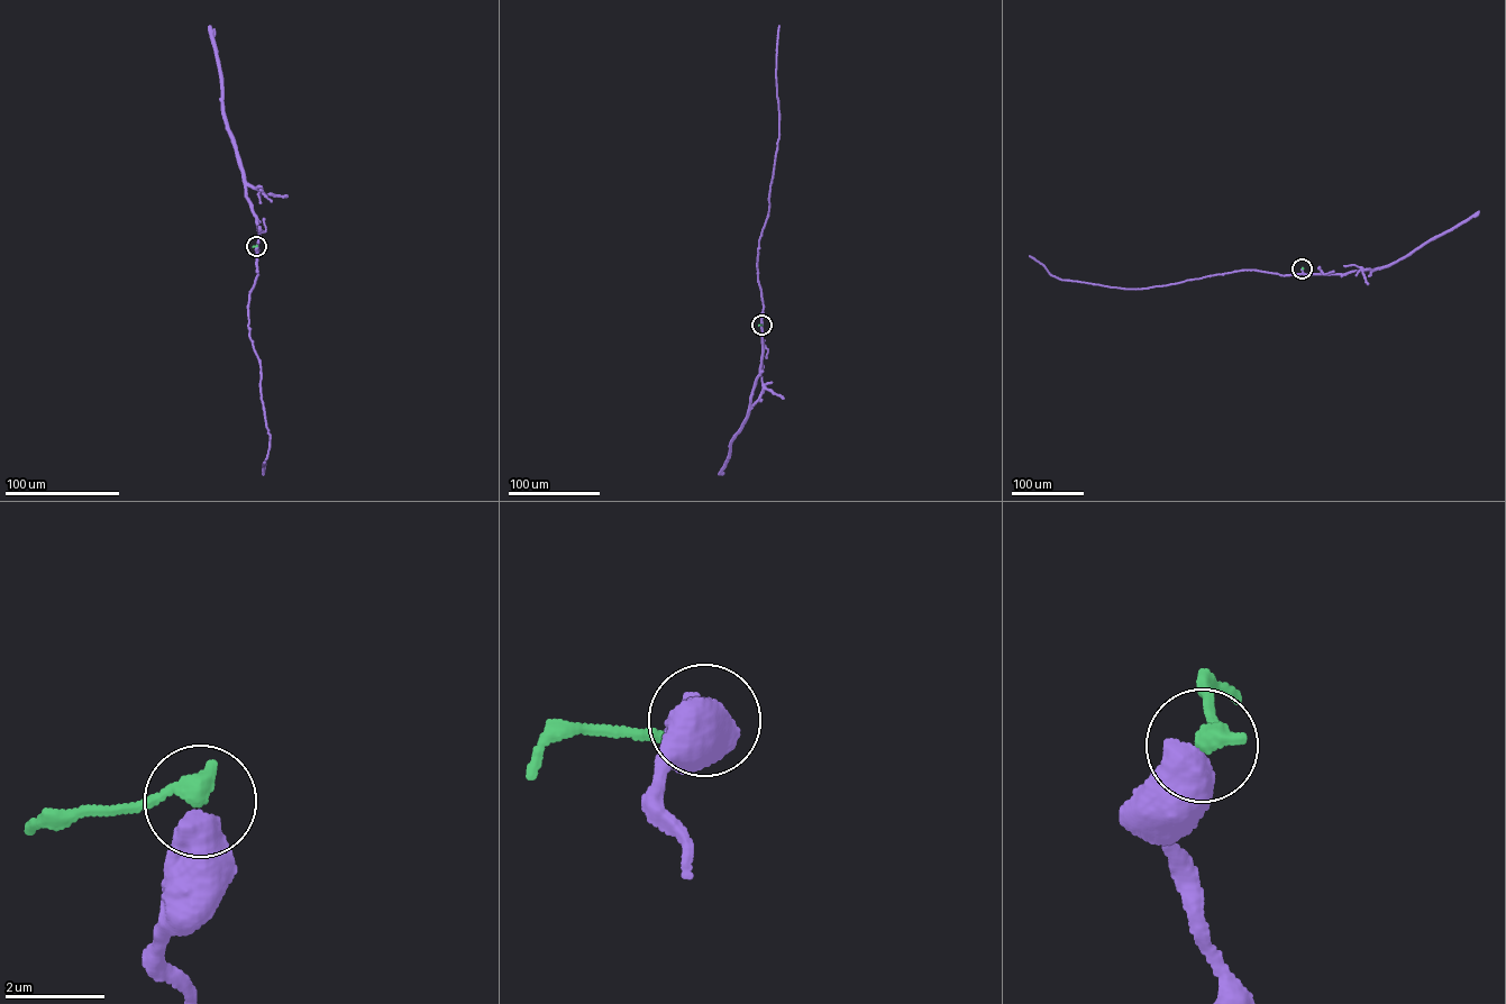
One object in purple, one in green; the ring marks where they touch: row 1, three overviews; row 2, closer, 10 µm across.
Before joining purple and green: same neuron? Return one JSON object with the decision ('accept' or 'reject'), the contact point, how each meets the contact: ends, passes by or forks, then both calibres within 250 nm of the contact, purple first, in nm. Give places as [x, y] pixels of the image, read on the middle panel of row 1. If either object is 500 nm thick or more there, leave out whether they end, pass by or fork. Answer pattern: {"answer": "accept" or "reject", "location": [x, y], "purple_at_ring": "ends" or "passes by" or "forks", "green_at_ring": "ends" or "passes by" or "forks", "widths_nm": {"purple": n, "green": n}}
{"answer": "reject", "location": [761, 325], "widths_nm": {"purple": 650, "green": 400}}

